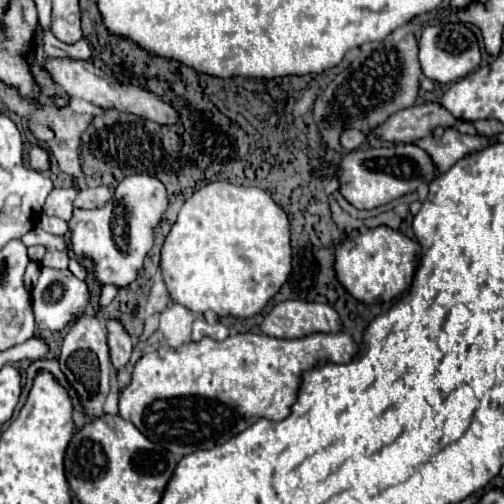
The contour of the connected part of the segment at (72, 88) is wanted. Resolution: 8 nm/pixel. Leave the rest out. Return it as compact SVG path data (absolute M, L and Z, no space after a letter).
M48 58L46 62L46 70L52 74L54 82L70 96L70 98L82 98L98 108L104 108L104 110L118 110L118 112L128 112L128 114L134 114L136 118L142 118L142 120L150 120L150 122L156 122L156 124L176 124L180 120L180 112L160 100L154 92L150 90L144 90L144 88L138 88L138 86L132 86L132 84L124 84L120 80L116 80L114 76L102 72L100 68L96 68L92 62L80 62L80 60L72 60L72 58Z

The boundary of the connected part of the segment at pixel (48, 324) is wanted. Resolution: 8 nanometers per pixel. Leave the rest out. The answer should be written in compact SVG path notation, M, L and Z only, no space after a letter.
M54 268L40 270L40 278L32 290L32 310L38 330L60 332L66 326L74 324L78 318L82 318L90 306L92 306L92 292L84 280L78 280L70 270L54 270Z

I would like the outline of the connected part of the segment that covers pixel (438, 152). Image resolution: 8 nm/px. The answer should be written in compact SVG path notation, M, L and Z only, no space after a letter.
M446 128L442 138L434 138L432 134L428 134L412 144L420 146L432 158L438 174L442 174L450 166L454 166L454 162L464 158L466 154L480 150L482 146L488 146L490 140L484 136L466 136L466 134L460 134L452 128Z

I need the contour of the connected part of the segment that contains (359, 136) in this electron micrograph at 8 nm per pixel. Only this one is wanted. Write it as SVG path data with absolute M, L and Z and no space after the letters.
M346 128L346 130L342 130L342 134L340 134L340 144L342 144L346 150L358 148L364 140L366 140L366 136L364 136L360 130L354 130L354 128Z

